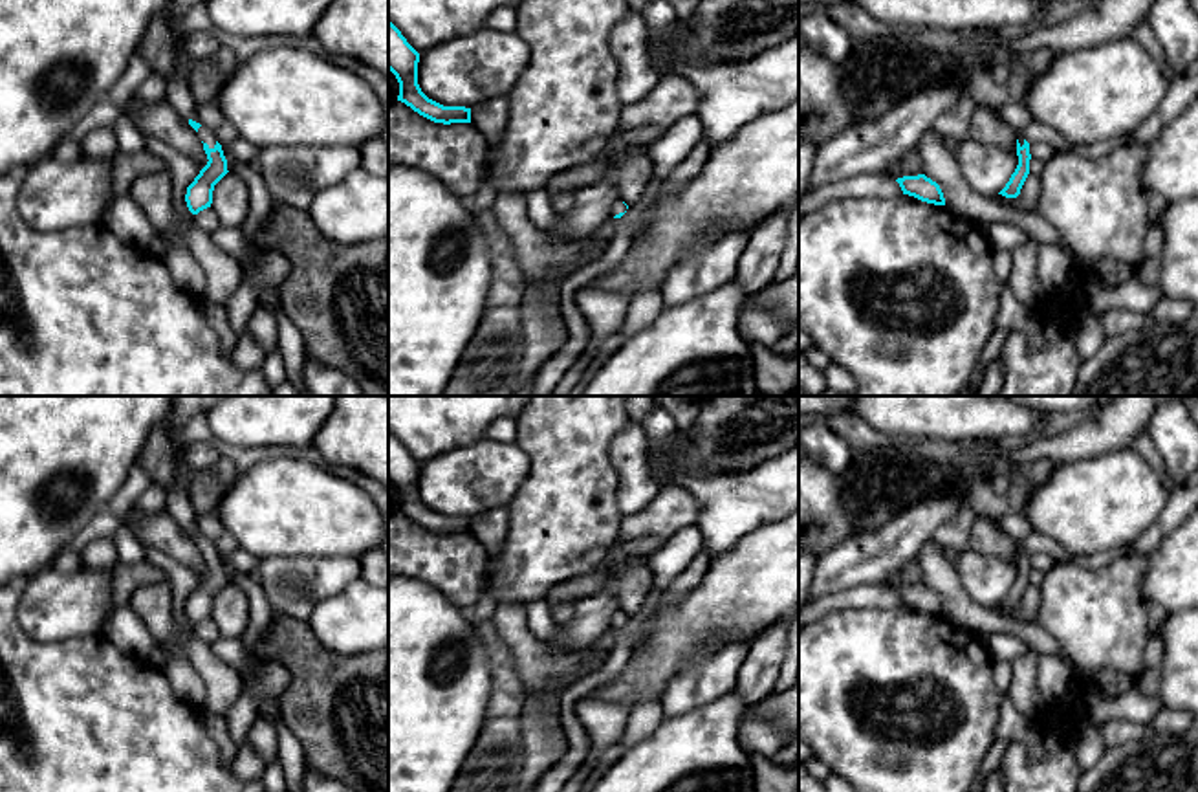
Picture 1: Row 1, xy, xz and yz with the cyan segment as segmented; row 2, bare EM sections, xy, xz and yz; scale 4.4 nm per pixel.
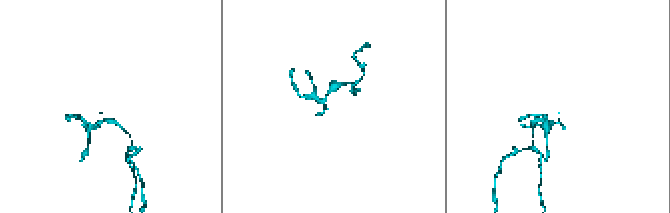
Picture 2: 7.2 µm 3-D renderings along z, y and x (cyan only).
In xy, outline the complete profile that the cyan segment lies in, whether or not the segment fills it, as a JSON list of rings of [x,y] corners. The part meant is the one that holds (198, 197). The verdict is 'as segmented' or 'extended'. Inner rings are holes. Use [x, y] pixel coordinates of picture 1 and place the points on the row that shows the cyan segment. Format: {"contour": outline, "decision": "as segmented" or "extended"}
{"contour": [[[174,35],[178,68],[176,73],[167,82],[167,103],[189,121],[189,125],[198,132],[203,150],[207,154],[207,165],[200,170],[194,182],[187,187],[185,202],[192,214],[211,207],[214,185],[229,172],[227,160],[223,156],[222,145],[214,138],[214,130],[201,126],[198,123],[196,101],[189,90],[189,72],[192,66],[191,57],[183,48],[185,35]]], "decision": "extended"}

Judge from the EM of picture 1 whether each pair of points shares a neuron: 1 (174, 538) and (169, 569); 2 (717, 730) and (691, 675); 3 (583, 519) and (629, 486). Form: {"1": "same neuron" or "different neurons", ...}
{"1": "different neurons", "2": "different neurons", "3": "different neurons"}

